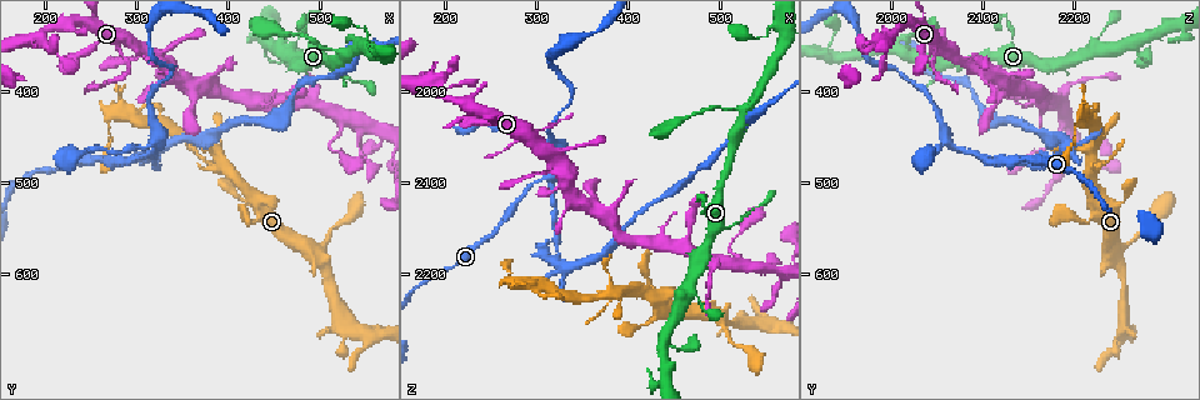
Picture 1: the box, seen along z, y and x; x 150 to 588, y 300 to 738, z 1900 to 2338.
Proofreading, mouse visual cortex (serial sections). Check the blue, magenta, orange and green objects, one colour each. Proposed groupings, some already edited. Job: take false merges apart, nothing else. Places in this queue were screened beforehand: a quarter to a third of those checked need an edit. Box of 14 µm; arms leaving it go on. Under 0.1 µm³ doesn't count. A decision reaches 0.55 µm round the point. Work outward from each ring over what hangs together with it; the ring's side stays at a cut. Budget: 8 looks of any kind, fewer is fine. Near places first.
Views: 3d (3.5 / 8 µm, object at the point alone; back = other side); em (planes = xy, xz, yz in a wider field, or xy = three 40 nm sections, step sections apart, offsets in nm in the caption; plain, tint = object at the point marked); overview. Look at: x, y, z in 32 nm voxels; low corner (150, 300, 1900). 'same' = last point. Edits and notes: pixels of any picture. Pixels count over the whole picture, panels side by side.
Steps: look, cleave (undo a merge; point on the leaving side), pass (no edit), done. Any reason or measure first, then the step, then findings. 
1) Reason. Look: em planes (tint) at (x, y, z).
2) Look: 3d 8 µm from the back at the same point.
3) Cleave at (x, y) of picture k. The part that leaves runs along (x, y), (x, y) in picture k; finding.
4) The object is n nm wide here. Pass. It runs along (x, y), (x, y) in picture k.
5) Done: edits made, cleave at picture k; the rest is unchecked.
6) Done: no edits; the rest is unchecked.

Sharp bend. Look: 3d 3.5 µm at (310, 470, 2095).

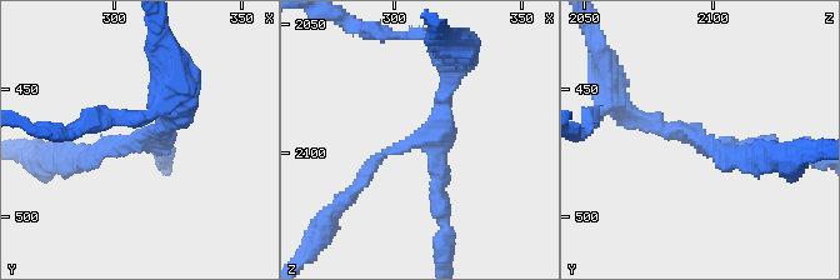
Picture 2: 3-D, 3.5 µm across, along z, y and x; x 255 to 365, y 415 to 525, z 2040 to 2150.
3 arms meet here; the arms are 200, 200, 200 nm wide. Look: em planes (tint) at (310, 472, 2096).

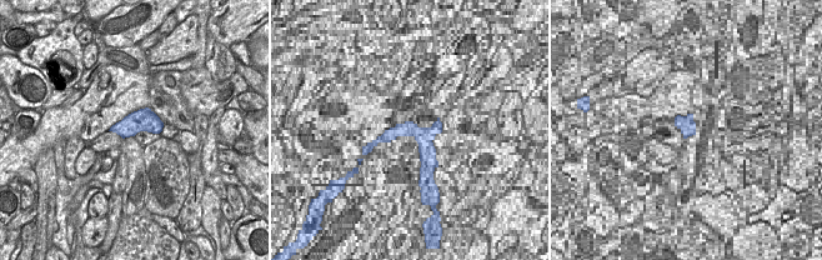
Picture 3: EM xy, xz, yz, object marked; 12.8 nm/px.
Look: em xy step 5 (tint) at the same point.

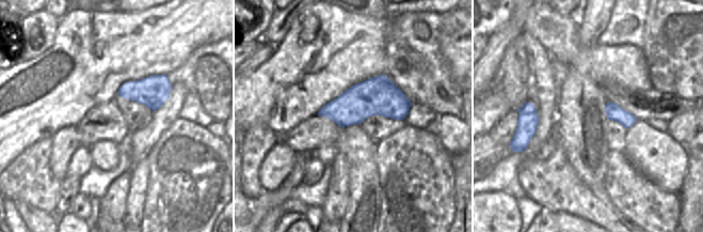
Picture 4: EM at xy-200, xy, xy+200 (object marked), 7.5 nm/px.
The object is 280 nm wide here. Pass. It runs along (78, 159), (124, 144), (161, 148) in picture 2; continuous, no second cell.

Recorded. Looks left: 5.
Abrupt turn. Look: 3d 3.5 µm at (190, 340, 2000).

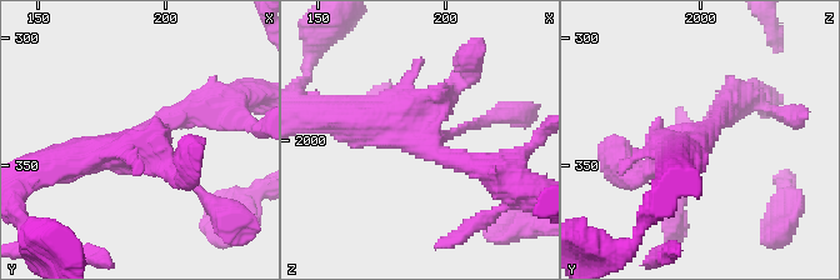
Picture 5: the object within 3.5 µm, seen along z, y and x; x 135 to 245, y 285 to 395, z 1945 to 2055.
Now the EM. Look: em xy step 2 (tint) at the same point.

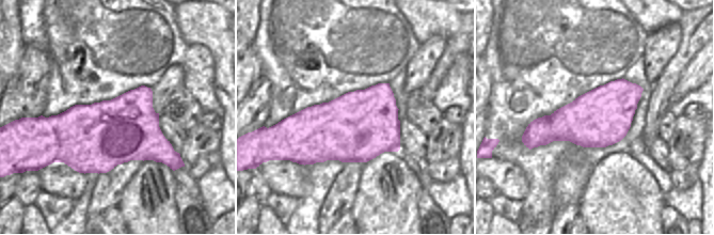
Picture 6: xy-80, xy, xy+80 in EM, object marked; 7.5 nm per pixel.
Pass. It runs along (730, 104), (644, 174) in picture 5; one cell here.

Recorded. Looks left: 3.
Look: 3d 3.5 µm from the back at (325, 475, 2185).

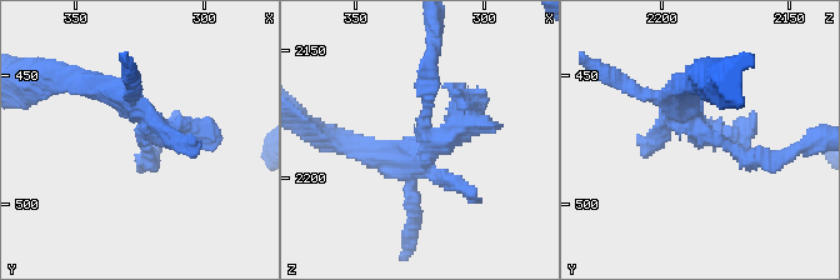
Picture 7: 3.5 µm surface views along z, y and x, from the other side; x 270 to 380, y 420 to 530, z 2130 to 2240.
Need the tissue. Look: em planes (tint) at (322, 471, 2187).

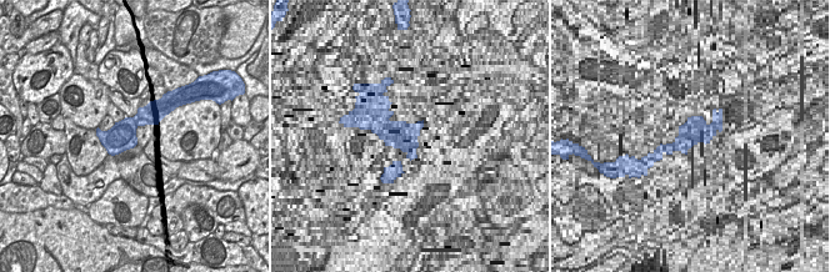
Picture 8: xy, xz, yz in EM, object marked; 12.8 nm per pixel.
Cleave at (104, 86) of picture 7. The part that leaves runs along (136, 108), (86, 81), (33, 74) in picture 7; two cells meet here.

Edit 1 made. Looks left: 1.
Done: edits made, cleave at picture 7; the rest is unchecked.

